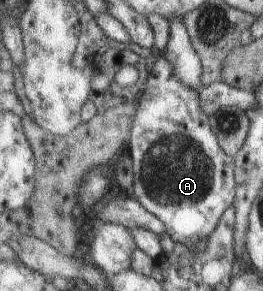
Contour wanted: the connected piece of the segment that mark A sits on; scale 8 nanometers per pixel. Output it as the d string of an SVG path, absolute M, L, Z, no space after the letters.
M168 58L155 62L148 89L142 95L142 105L130 139L137 173L137 185L132 195L167 223L168 231L177 241L187 243L192 249L195 249L200 240L210 238L216 233L224 214L235 205L240 192L237 156L224 149L213 126L216 117L204 111L202 100L199 91L180 81Z

